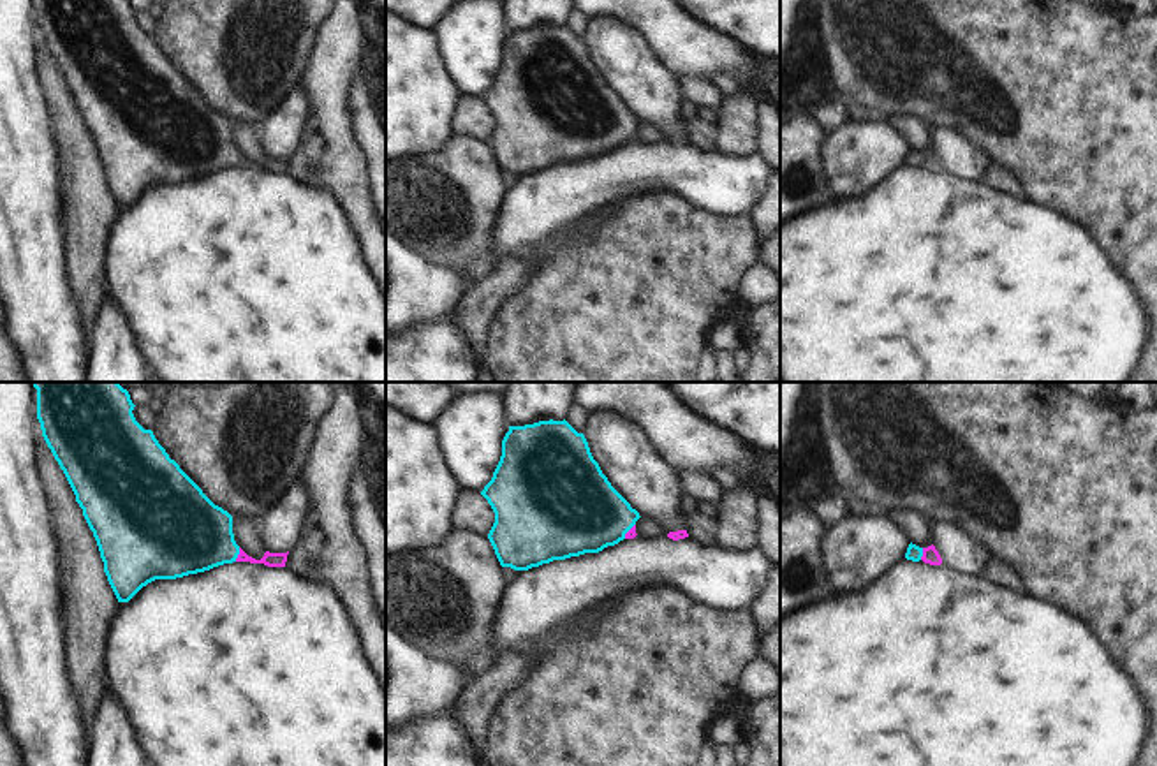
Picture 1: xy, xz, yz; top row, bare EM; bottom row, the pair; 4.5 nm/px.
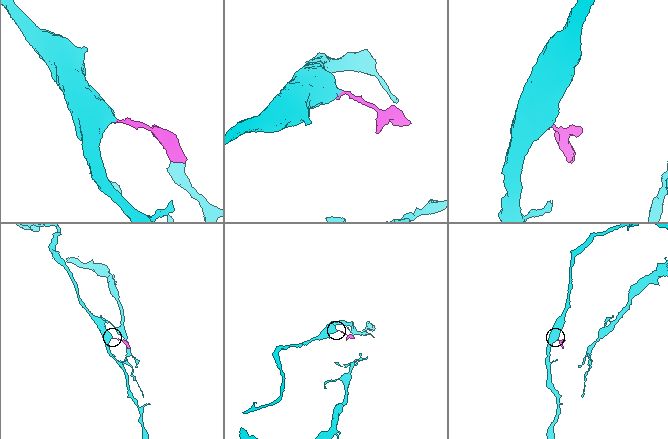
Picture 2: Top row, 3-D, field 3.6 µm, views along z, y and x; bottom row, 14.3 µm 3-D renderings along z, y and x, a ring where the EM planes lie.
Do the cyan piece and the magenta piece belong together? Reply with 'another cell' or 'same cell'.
same cell

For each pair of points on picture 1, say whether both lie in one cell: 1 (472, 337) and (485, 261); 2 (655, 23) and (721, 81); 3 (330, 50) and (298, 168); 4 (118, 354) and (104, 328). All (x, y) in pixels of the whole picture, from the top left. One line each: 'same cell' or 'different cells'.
1: different cells
2: different cells
3: different cells
4: same cell

